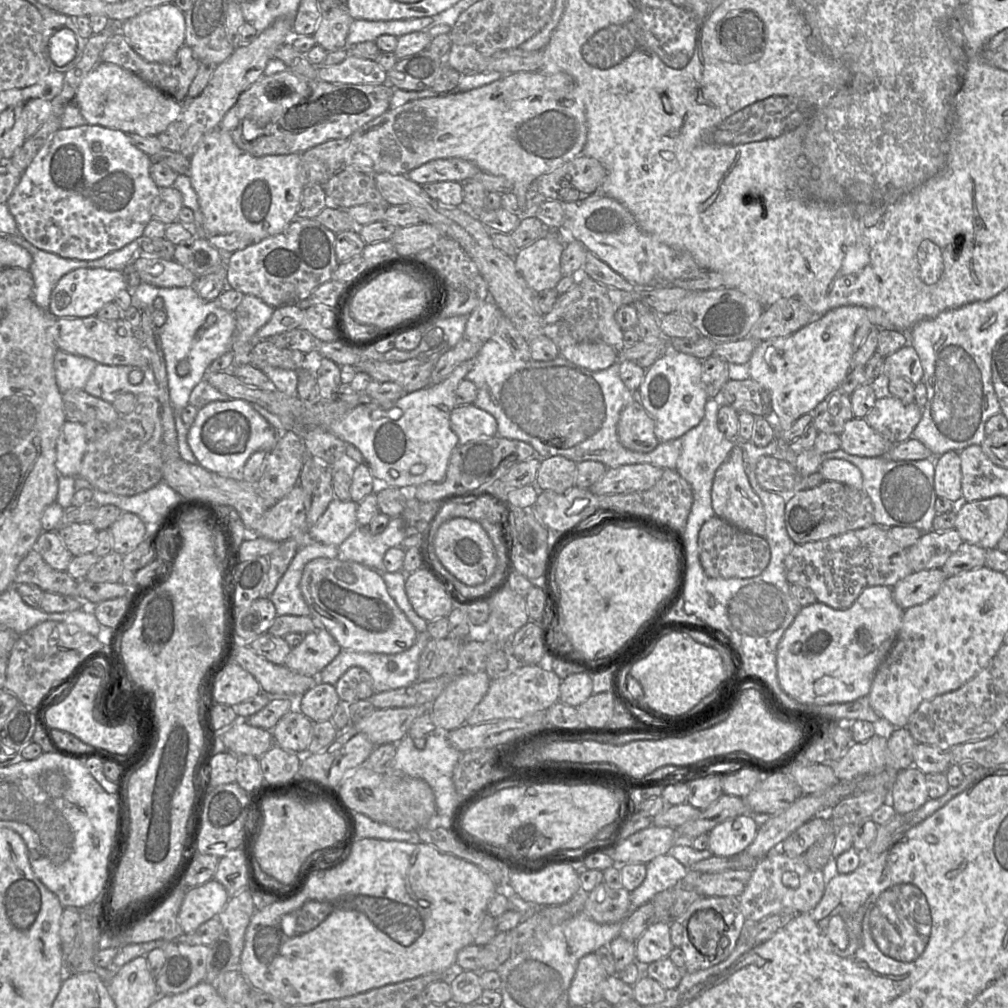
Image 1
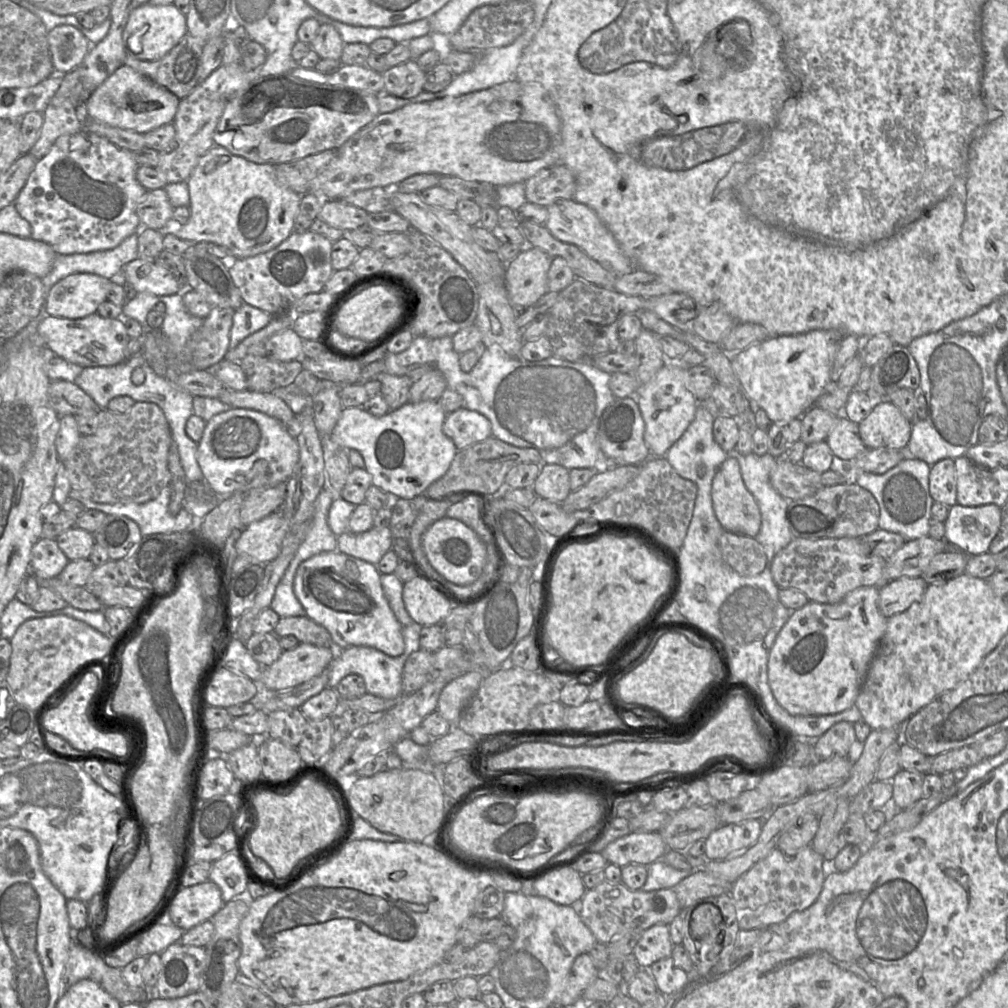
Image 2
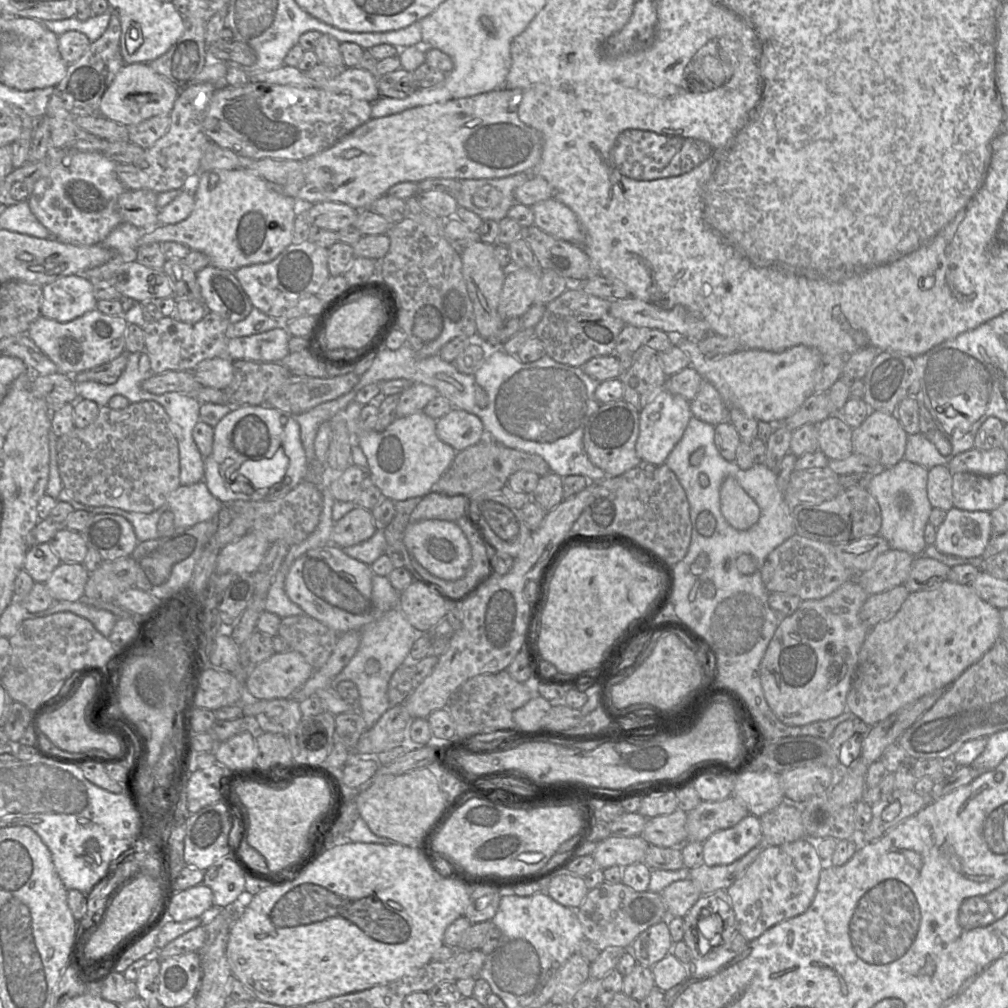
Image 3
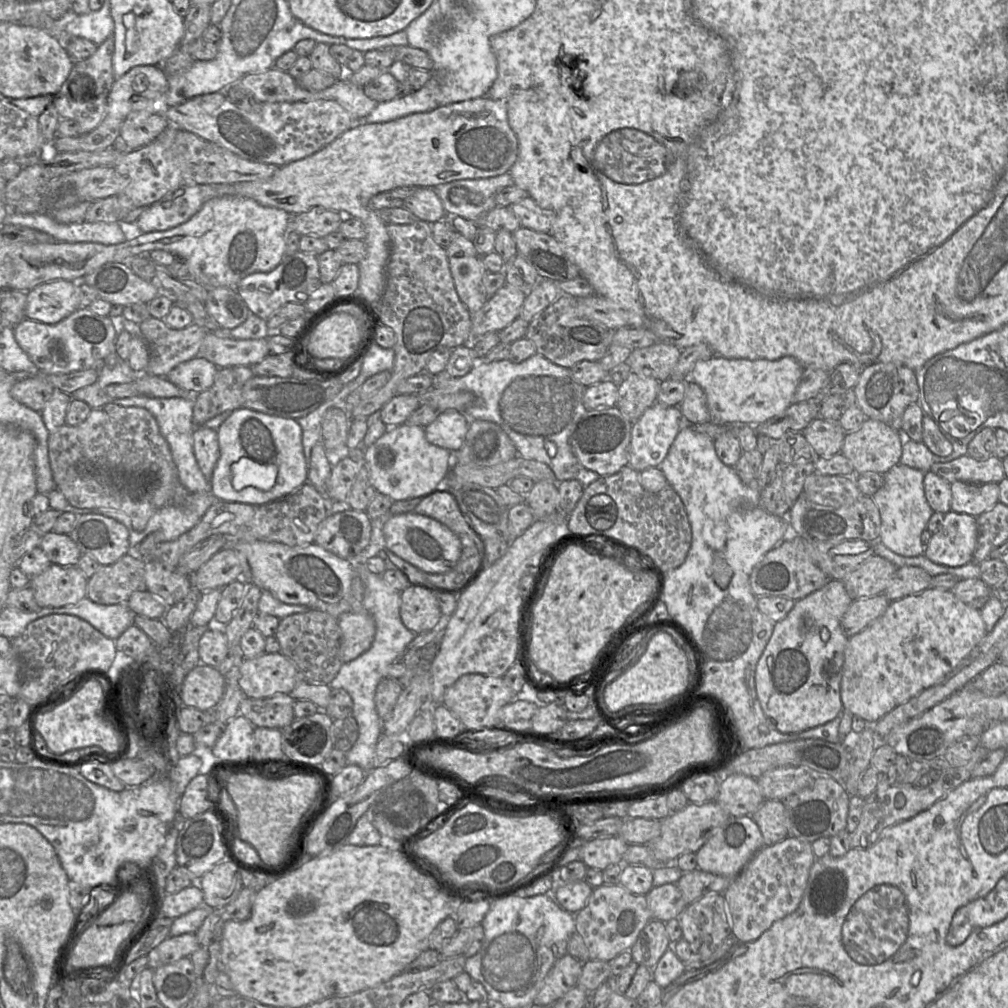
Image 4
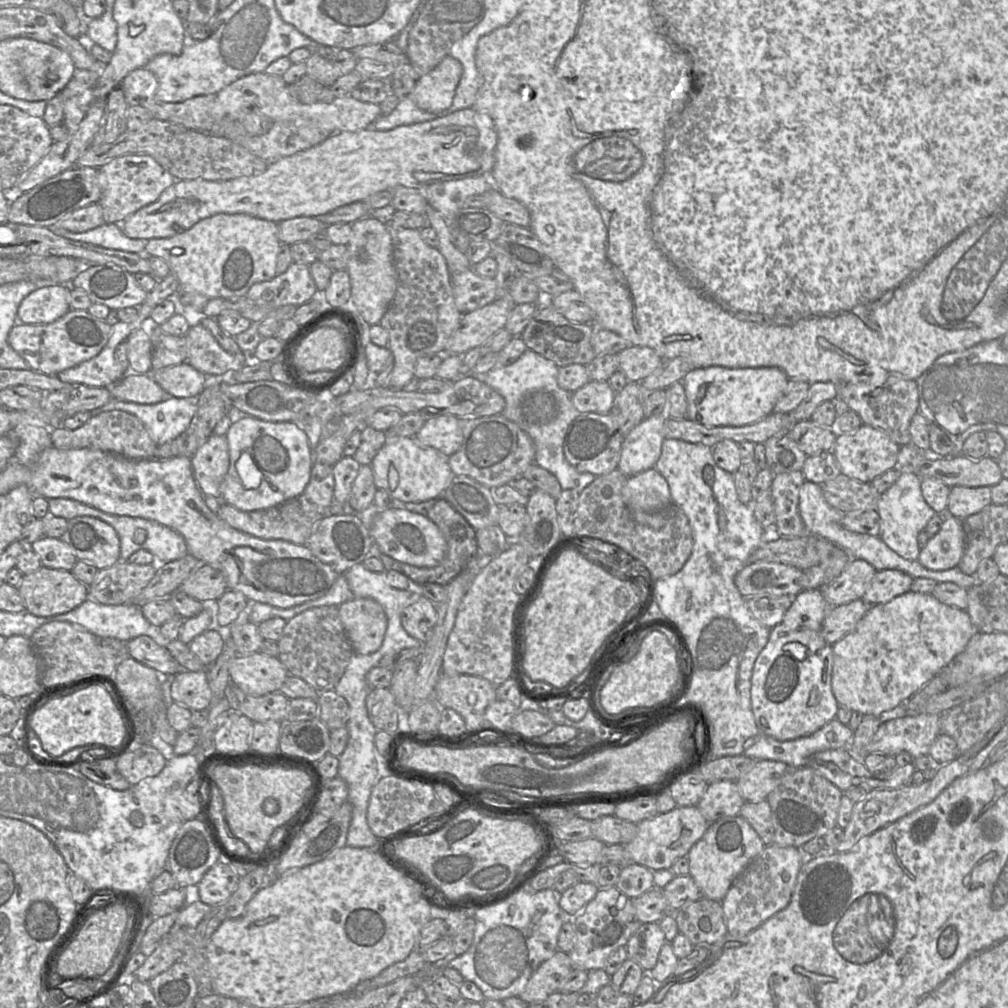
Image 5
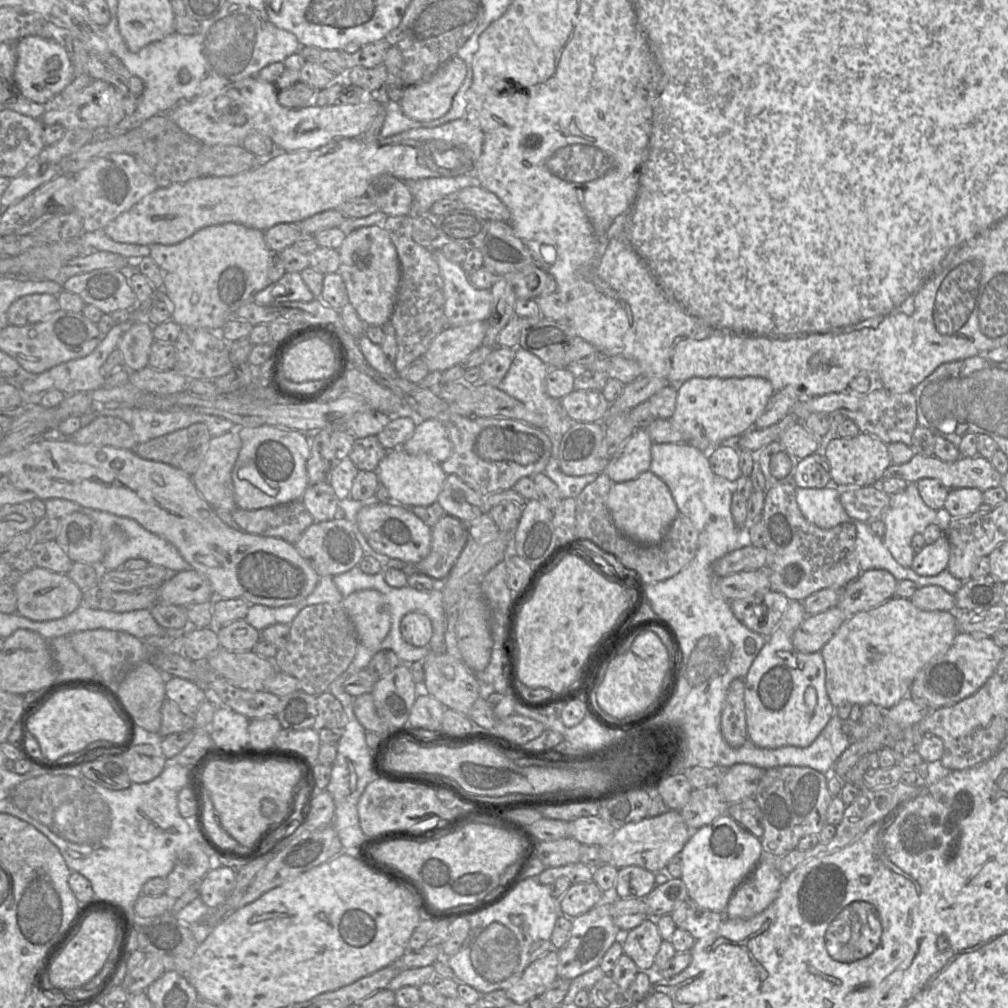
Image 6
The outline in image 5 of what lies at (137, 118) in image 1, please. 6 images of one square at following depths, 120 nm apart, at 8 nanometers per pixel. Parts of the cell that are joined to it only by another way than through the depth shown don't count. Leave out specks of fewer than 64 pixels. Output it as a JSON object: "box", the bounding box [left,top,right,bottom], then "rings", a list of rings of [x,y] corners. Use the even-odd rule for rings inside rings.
{"box":[120,68,159,107],"rings":[[[146,68],[133,70],[120,84],[128,106],[144,107],[145,102],[156,101],[158,87],[159,83],[156,76]]]}

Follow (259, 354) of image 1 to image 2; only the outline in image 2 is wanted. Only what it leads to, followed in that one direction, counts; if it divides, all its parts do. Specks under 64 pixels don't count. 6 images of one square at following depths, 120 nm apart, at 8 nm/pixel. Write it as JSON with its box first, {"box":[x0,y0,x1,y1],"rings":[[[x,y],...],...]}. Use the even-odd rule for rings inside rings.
{"box":[239,354,303,392],"rings":[[[246,354],[239,363],[247,378],[247,390],[255,392],[273,392],[286,387],[303,369],[298,359],[276,361],[252,354]]]}

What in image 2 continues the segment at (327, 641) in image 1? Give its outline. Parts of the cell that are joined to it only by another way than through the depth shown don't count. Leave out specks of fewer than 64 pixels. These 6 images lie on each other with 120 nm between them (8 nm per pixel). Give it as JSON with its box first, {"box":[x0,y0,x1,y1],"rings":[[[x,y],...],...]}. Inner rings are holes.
{"box":[261,643,336,690],"rings":[[[299,643],[291,650],[285,650],[270,666],[263,667],[261,683],[270,690],[284,690],[304,683],[322,673],[336,656],[335,647],[320,647]]]}

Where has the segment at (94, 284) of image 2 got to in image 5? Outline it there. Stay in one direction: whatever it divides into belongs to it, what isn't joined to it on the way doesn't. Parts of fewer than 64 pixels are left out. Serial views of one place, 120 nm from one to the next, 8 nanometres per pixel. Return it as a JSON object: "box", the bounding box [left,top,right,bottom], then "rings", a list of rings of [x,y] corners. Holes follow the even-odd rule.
{"box":[18,285,70,324],"rings":[[[54,285],[31,292],[20,303],[18,322],[23,324],[50,324],[70,311],[70,285]]]}

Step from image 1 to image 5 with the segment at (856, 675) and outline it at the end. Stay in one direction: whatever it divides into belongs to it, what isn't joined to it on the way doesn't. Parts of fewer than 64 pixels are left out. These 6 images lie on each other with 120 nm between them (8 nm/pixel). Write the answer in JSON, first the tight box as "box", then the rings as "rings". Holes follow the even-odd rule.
{"box":[751,589,839,741],"rings":[[[821,589],[802,590],[793,597],[782,621],[770,630],[766,646],[758,655],[751,678],[751,705],[756,725],[766,735],[779,741],[810,736],[836,718],[839,704],[832,691],[832,645],[821,636],[823,621],[830,606]]]}

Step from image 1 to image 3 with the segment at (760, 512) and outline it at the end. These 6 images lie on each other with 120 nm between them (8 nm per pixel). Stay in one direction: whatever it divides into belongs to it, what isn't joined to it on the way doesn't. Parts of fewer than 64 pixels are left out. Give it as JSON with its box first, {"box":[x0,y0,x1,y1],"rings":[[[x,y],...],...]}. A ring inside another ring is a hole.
{"box":[720,477,760,531],"rings":[[[727,477],[720,489],[721,513],[736,530],[745,531],[760,518],[757,503],[747,494],[734,477]]]}

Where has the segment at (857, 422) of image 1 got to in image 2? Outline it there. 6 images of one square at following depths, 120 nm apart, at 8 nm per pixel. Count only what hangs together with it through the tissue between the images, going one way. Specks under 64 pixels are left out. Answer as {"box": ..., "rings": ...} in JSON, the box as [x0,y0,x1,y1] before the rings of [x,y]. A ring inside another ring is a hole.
{"box":[826,415,867,461],"rings":[[[839,415],[826,442],[833,454],[843,461],[851,460],[867,450],[860,433],[859,424]]]}

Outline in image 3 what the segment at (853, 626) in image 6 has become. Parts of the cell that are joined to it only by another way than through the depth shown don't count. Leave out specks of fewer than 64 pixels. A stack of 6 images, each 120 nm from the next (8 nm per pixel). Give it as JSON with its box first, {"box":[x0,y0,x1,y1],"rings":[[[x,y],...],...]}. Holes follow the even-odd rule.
{"box":[847,581,1000,727],"rings":[[[944,581],[935,587],[910,593],[893,617],[868,632],[847,694],[847,710],[873,727],[919,698],[949,687],[993,647],[1000,639],[1000,633],[1000,609],[980,598],[972,585]]]}

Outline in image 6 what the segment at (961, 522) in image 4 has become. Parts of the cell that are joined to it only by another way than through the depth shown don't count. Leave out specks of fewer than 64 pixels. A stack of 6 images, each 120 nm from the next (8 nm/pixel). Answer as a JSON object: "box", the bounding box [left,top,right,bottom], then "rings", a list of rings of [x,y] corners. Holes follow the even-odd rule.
{"box":[911,533,950,576],"rings":[[[943,533],[934,543],[915,554],[911,569],[921,576],[935,576],[948,567],[950,545]]]}

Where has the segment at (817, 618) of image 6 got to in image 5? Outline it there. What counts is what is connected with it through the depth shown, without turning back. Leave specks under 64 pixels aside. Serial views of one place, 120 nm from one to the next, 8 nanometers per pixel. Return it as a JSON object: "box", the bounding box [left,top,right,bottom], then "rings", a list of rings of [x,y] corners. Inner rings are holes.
{"box":[821,599,873,645],"rings":[[[858,599],[830,607],[822,624],[821,636],[828,644],[833,645],[854,629],[871,606],[873,605]]]}

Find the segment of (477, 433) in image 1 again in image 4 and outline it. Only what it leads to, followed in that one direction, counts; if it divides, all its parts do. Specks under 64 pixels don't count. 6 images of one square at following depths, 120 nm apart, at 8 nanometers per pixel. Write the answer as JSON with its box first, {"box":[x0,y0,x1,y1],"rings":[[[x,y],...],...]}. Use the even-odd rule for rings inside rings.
{"box":[425,409,470,454],"rings":[[[448,409],[440,413],[425,430],[429,443],[454,454],[463,445],[470,425],[470,418],[462,412]]]}

